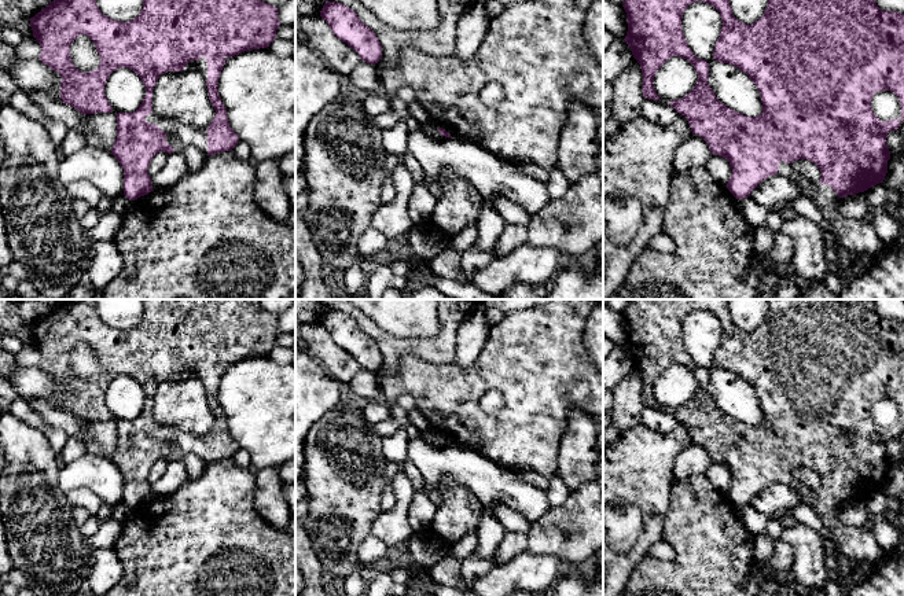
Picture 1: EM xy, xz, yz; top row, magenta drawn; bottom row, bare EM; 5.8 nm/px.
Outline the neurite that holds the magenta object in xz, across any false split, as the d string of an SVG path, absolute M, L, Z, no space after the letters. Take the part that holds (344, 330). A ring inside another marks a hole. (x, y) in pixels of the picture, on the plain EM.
M326 309L320 324L332 341L353 356L363 369L375 372L382 365L382 353L376 342L364 332L357 321L342 310Z

